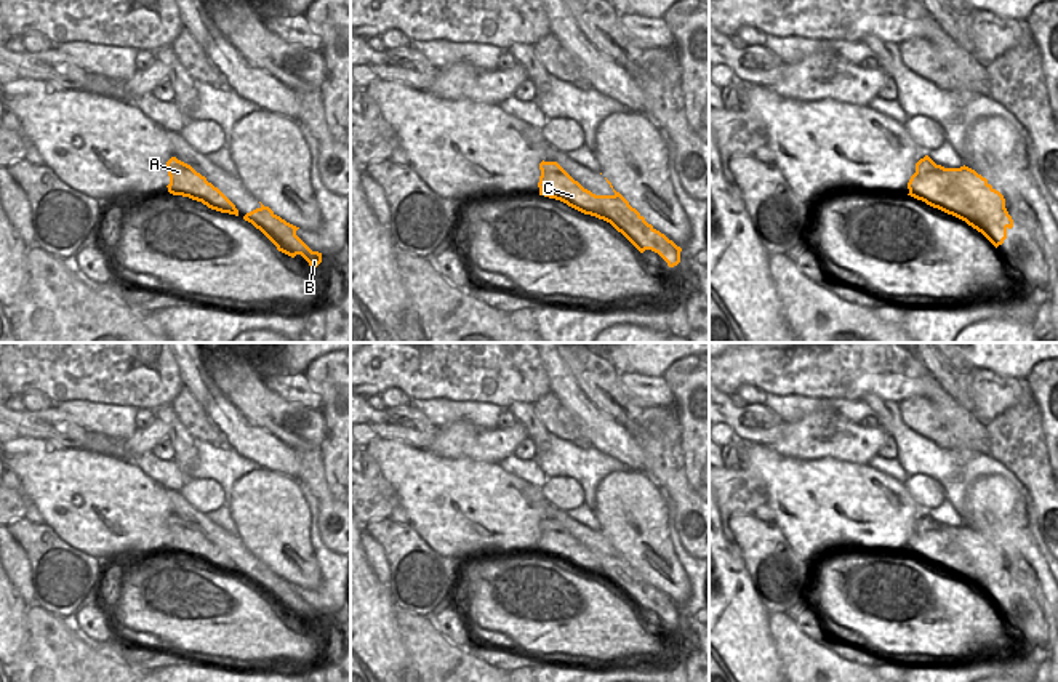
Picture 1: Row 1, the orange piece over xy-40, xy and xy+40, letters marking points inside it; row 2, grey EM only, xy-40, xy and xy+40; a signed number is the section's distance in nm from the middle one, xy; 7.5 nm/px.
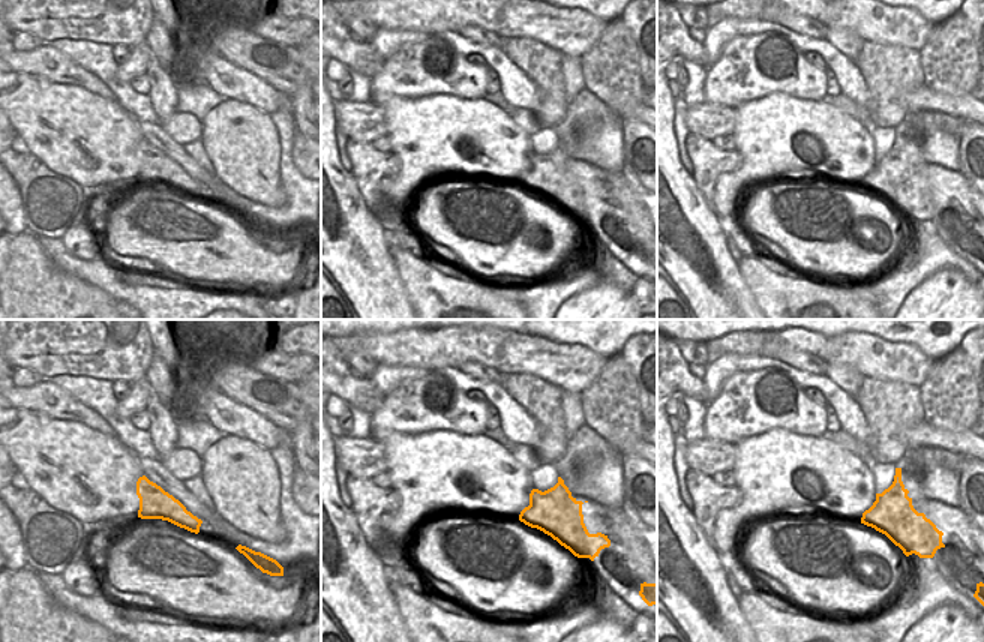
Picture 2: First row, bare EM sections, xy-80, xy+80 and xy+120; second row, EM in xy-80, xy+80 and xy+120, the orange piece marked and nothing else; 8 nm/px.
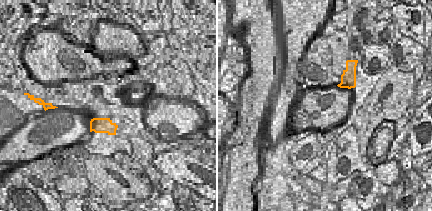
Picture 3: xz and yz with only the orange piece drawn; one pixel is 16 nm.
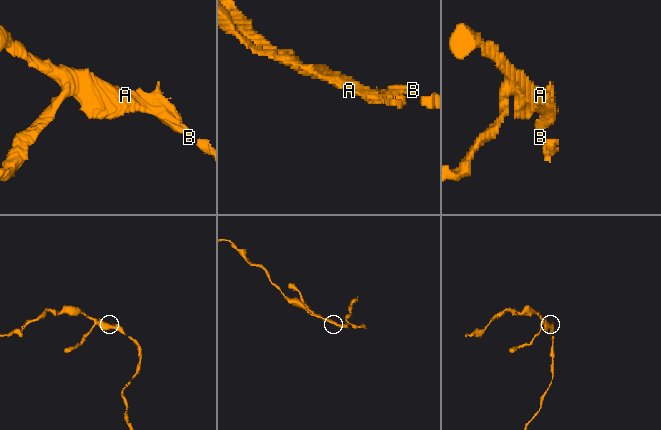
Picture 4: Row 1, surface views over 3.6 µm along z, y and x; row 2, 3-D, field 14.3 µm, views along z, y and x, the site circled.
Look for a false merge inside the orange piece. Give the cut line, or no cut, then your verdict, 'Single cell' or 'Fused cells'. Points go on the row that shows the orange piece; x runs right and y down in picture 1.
Split along xy+40 (1004, 207), (983, 223), (988, 231), (985, 236). Fused cells

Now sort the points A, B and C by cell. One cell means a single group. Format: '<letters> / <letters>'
A C / B

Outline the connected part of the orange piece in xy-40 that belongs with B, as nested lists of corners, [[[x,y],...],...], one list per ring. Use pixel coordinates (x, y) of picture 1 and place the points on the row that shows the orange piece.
[[[261,205],[259,208],[246,213],[245,221],[251,223],[259,229],[279,251],[295,258],[301,255],[311,266],[311,274],[315,274],[315,267],[322,263],[322,253],[312,251],[298,235],[299,227],[282,223],[275,218],[274,211],[269,207]]]

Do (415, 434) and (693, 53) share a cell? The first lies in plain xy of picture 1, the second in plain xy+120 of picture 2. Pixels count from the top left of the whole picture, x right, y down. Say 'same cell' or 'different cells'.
same cell

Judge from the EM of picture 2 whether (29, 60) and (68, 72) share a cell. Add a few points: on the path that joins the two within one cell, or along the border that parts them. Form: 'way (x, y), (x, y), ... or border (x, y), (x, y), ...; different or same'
way (38, 62), (50, 62), (59, 68); same

